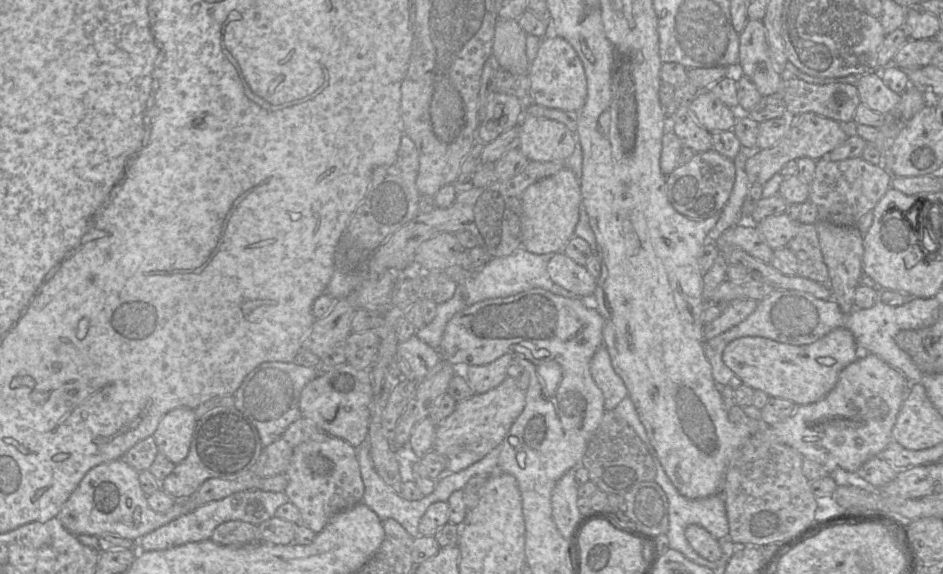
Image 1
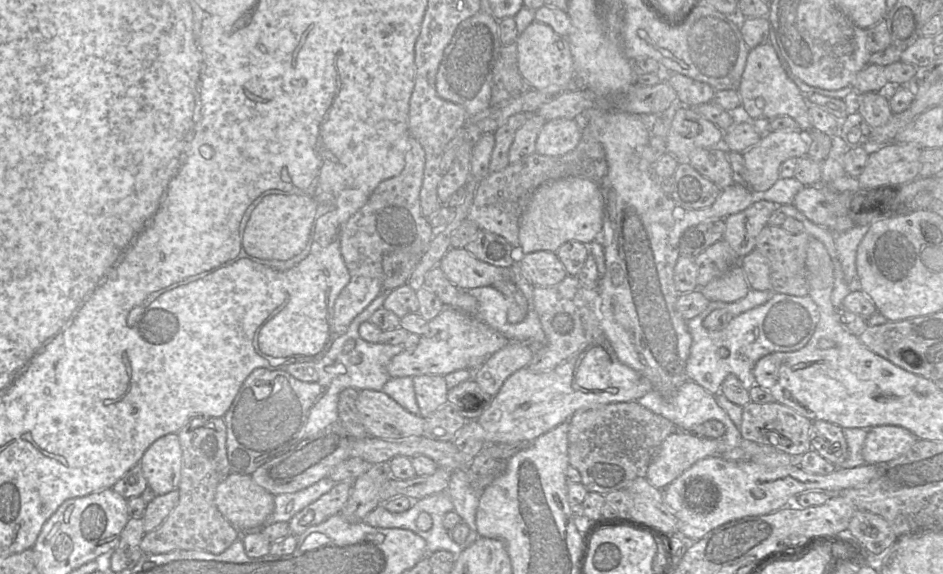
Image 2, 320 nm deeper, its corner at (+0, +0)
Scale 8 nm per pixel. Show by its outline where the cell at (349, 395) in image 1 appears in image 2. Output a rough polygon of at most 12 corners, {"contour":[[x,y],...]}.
{"contour":[[361,390],[356,409],[368,435],[423,436],[425,419],[382,391]]}

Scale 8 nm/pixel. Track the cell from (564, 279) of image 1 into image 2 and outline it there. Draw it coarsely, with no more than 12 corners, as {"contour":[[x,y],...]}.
{"contour":[[555,252],[525,254],[522,275],[535,287],[560,283],[567,272]]}

